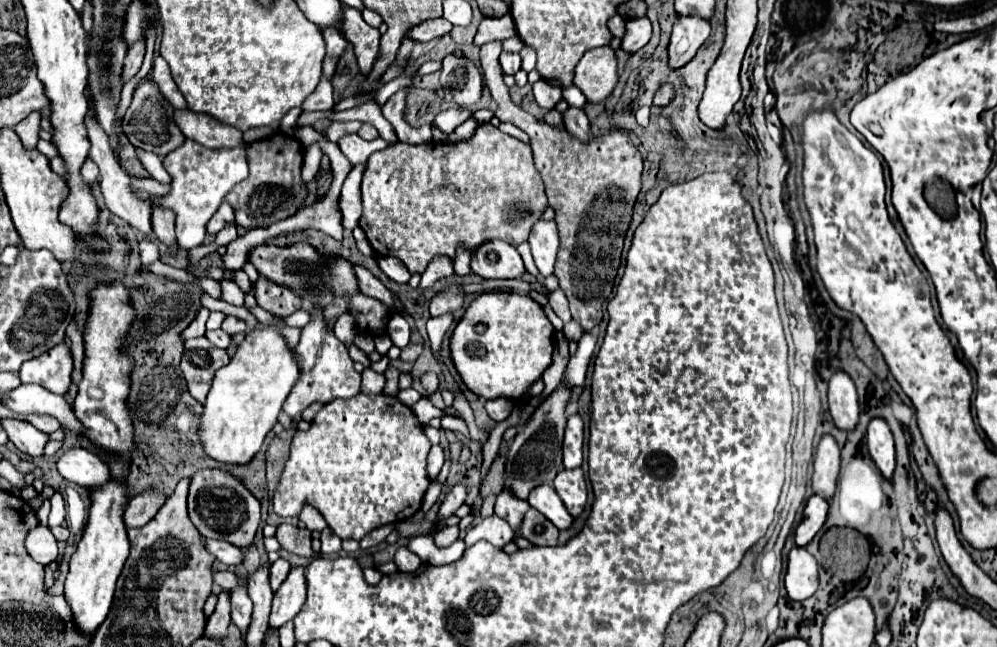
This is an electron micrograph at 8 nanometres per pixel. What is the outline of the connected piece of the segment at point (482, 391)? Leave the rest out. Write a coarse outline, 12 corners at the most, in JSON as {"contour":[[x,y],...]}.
{"contour":[[481,293],[451,359],[483,399],[521,399],[551,365],[529,295]]}

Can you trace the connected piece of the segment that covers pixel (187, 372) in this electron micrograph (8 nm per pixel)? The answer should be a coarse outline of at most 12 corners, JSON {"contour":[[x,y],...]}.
{"contour":[[205,337],[185,341],[181,371],[193,399],[205,403],[227,351]]}

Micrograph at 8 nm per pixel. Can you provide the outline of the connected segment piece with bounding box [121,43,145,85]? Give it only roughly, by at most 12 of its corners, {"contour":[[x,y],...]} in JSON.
{"contour":[[135,43],[125,57],[121,83],[141,69],[145,45]]}

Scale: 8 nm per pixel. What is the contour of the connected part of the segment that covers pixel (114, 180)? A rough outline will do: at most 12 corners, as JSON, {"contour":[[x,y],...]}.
{"contour":[[85,115],[89,159],[101,171],[105,207],[151,237],[151,207],[137,199],[129,177],[97,123]]}

